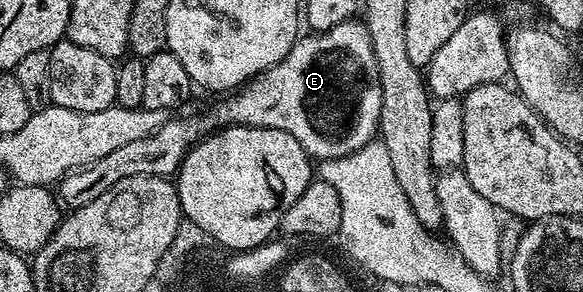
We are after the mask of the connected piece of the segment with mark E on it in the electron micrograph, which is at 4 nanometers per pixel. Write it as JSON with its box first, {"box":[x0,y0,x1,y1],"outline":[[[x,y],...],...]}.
{"box":[56,19,382,210],"outline":[[[357,19],[345,20],[340,26],[332,26],[327,32],[299,35],[294,41],[292,50],[288,50],[285,58],[268,70],[259,72],[252,80],[247,80],[233,94],[227,95],[215,108],[202,112],[199,116],[190,116],[187,120],[167,119],[165,126],[148,138],[136,138],[136,142],[128,142],[128,146],[120,146],[112,150],[100,162],[92,162],[88,166],[78,168],[63,176],[57,185],[56,192],[61,203],[73,210],[100,198],[104,190],[116,186],[120,178],[129,176],[164,176],[173,177],[177,173],[182,159],[199,140],[211,135],[215,130],[241,126],[243,128],[271,128],[284,130],[304,146],[304,150],[315,161],[335,160],[362,147],[379,135],[382,123],[382,79],[378,73],[378,63],[374,53],[374,40],[370,36],[369,27]]]}

